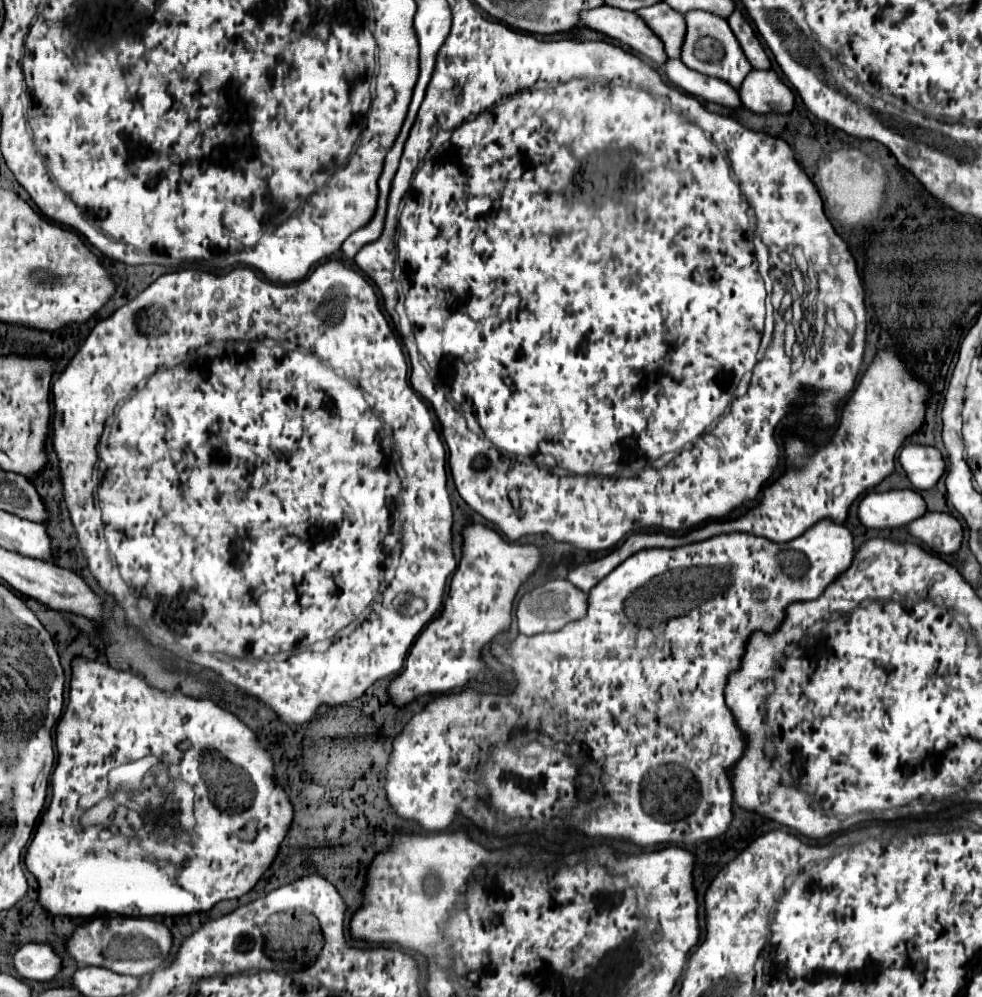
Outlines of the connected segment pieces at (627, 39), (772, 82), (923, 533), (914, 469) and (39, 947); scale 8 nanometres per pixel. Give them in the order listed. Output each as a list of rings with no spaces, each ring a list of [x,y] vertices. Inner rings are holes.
[[[598,6],[580,12],[580,24],[616,38],[618,42],[630,46],[634,52],[650,58],[660,66],[666,62],[662,42],[654,38],[654,32],[642,22],[642,18],[636,18],[634,12],[618,10],[612,6]]]
[[[750,70],[738,88],[738,96],[756,114],[786,114],[794,106],[792,90],[772,70]]]
[[[926,512],[910,522],[906,530],[936,554],[954,554],[962,544],[962,526],[952,514]]]
[[[906,444],[900,450],[900,464],[916,490],[930,490],[944,474],[944,458],[936,448]]]
[[[30,942],[14,952],[14,970],[26,980],[52,980],[60,970],[60,958],[48,944]]]

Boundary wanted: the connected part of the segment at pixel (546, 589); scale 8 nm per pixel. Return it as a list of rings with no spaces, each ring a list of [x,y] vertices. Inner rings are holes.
[[[550,580],[542,586],[532,588],[520,598],[516,608],[518,630],[520,634],[526,636],[560,630],[566,622],[572,622],[574,618],[582,618],[582,614],[586,614],[586,594],[576,586],[572,586],[568,580]]]

